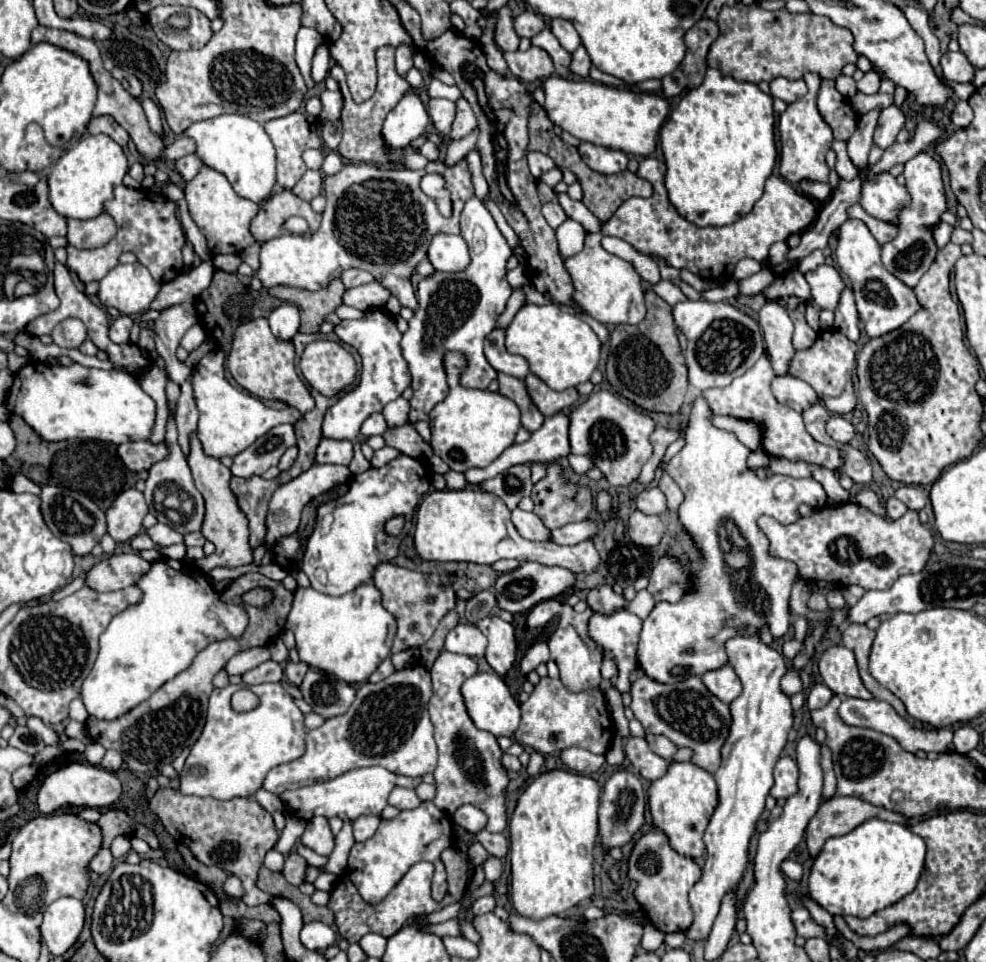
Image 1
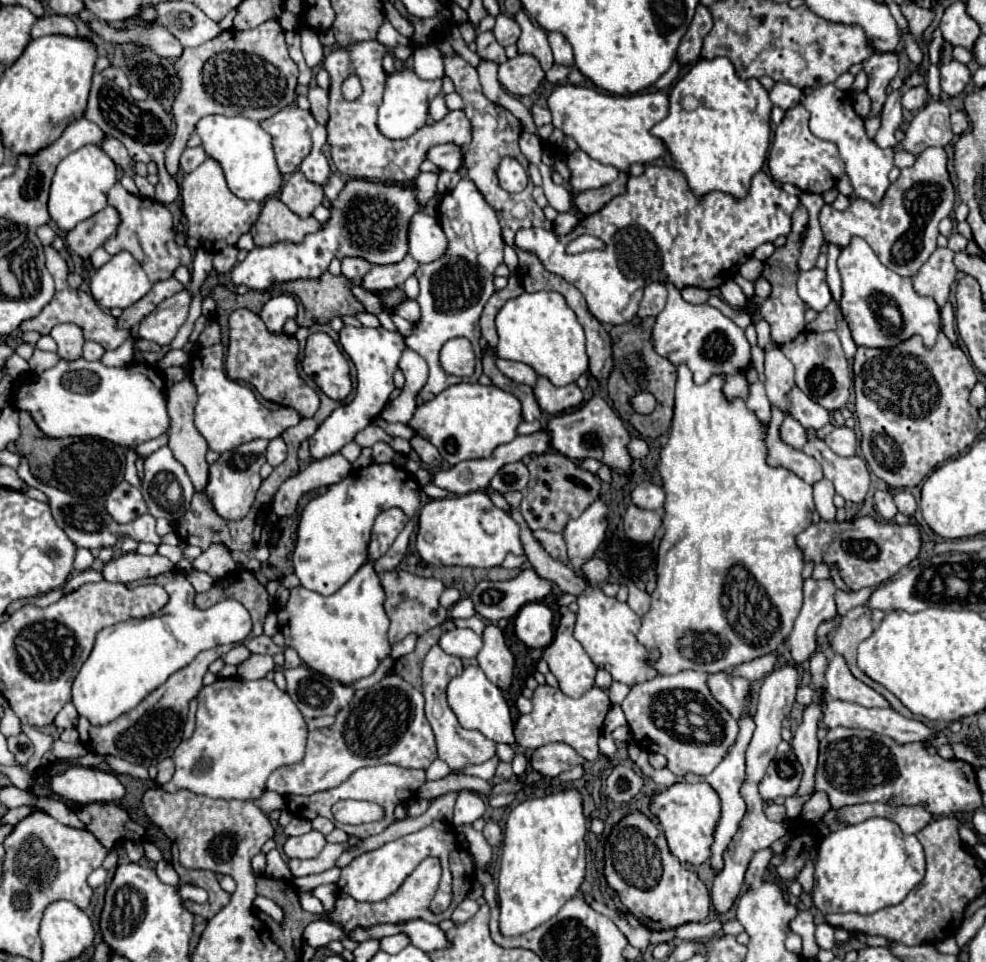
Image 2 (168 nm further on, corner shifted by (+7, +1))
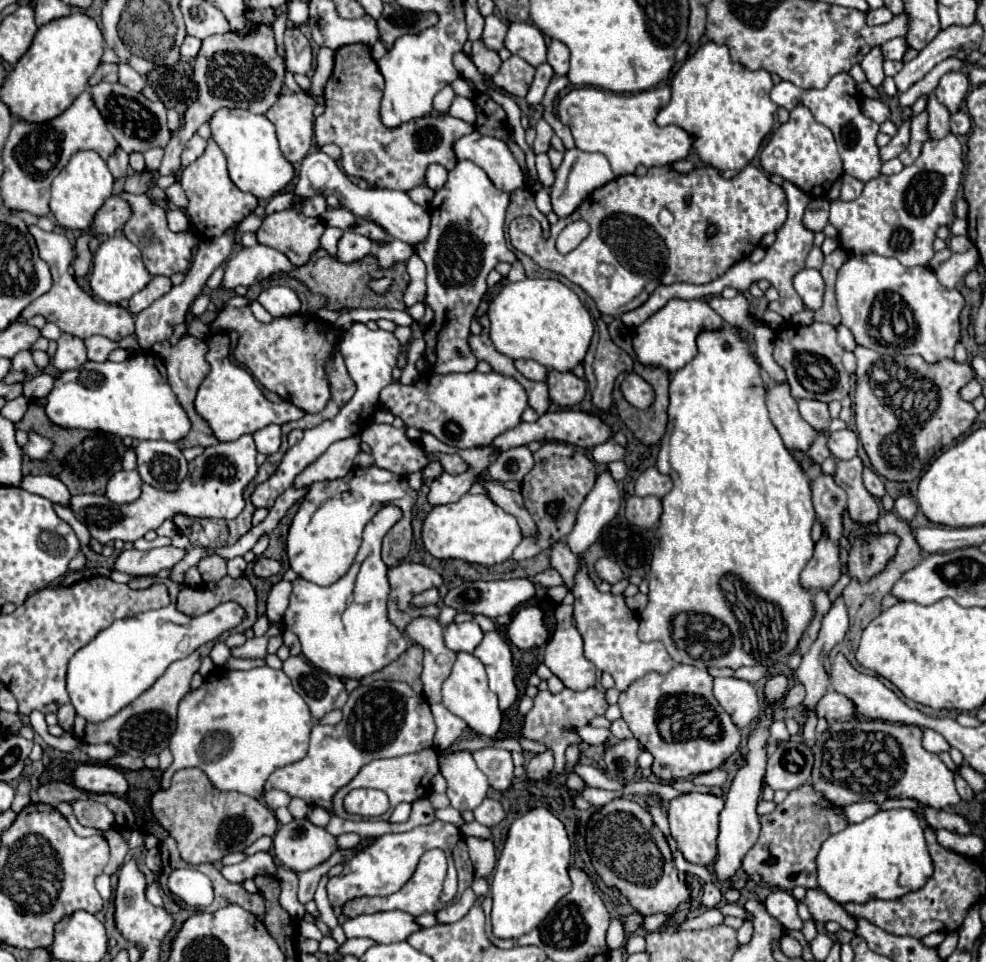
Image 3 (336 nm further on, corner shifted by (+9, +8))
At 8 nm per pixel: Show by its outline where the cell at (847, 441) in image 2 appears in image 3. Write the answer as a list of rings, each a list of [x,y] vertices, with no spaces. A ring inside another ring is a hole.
[[[844,428],[844,430],[838,430],[838,432],[830,432],[828,434],[828,448],[834,454],[834,458],[850,460],[850,458],[856,456],[858,436],[850,428]]]

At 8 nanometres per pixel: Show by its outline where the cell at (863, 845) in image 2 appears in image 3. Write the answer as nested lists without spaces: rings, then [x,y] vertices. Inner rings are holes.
[[[880,810],[860,824],[848,824],[842,832],[832,834],[822,844],[816,864],[820,890],[824,890],[834,902],[842,906],[848,902],[868,902],[872,898],[896,900],[906,892],[922,888],[934,872],[930,854],[926,852],[924,828],[912,810]]]

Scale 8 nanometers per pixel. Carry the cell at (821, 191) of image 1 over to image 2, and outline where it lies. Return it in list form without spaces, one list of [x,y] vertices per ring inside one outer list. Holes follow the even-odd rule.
[[[928,147],[922,151],[912,167],[902,169],[900,177],[884,193],[880,205],[864,199],[852,199],[846,211],[824,205],[820,225],[826,243],[846,247],[852,237],[862,237],[878,255],[882,265],[898,275],[914,277],[928,257],[936,251],[938,223],[950,217],[954,209],[956,189],[948,173],[948,153],[944,147]]]

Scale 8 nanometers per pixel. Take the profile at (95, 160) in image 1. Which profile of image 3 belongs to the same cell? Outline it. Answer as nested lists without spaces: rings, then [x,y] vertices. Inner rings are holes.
[[[94,150],[76,152],[70,158],[68,166],[52,182],[50,210],[56,216],[56,222],[62,228],[86,230],[92,224],[96,210],[104,204],[106,198],[112,196],[112,186],[114,186],[114,178],[98,152],[94,152]]]

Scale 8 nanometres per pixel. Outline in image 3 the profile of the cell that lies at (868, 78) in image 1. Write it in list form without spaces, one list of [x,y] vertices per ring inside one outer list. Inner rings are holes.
[[[862,98],[860,108],[862,108],[862,114],[864,114],[864,116],[872,118],[872,120],[878,122],[878,124],[882,124],[884,120],[890,118],[888,106],[886,106],[884,102],[880,102],[880,100],[874,100],[874,98]]]

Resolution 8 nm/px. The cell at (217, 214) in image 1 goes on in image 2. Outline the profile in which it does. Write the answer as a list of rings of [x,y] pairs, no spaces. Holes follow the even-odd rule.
[[[208,157],[200,167],[196,167],[192,173],[184,177],[180,185],[180,195],[182,209],[188,219],[188,235],[198,239],[200,245],[208,249],[212,255],[220,253],[226,245],[234,245],[240,239],[240,235],[250,231],[262,209],[260,203],[244,201],[228,189],[222,167],[212,157]]]

